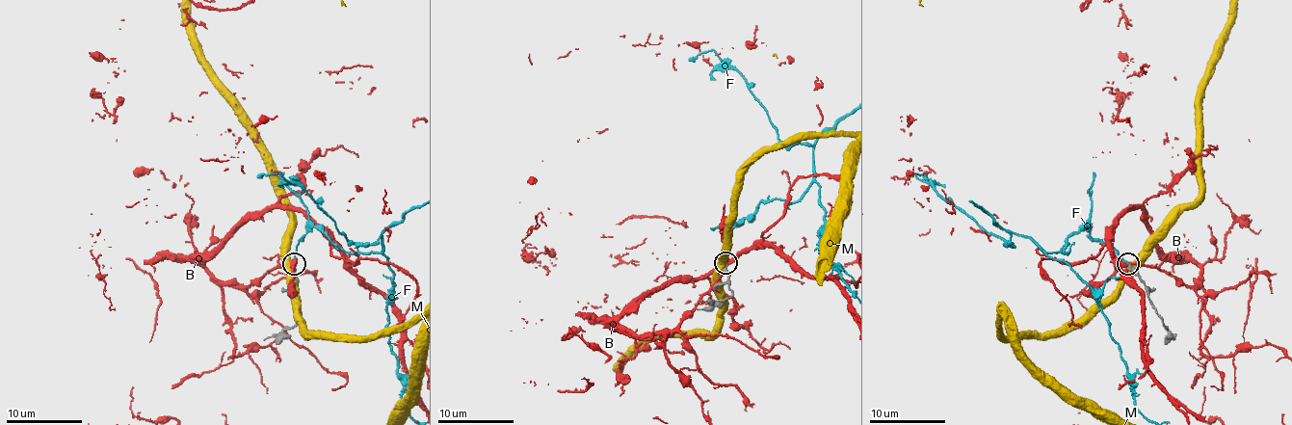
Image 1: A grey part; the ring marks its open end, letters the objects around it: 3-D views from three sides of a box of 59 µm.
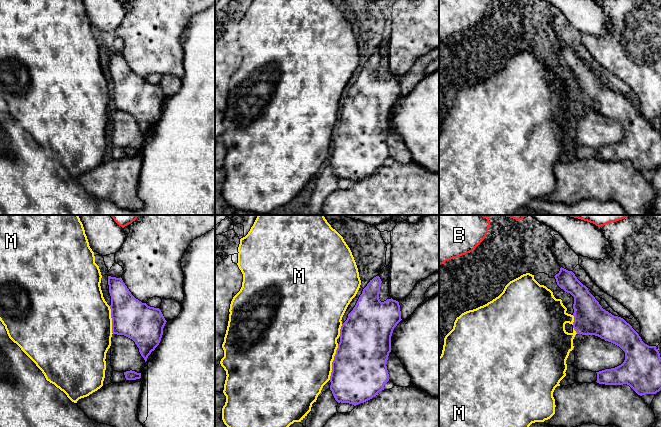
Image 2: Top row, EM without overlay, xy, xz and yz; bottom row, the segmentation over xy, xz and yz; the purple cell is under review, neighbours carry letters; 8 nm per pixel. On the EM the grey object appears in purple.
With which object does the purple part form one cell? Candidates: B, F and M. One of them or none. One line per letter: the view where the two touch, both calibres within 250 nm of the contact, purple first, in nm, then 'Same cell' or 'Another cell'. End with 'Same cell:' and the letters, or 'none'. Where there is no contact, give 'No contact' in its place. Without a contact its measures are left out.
B: No contact. Another cell
F: No contact. Same cell
M: Touches purple in xz. Thickness 440 nm (purple) against 500 nm. Another cell
Same cell: F

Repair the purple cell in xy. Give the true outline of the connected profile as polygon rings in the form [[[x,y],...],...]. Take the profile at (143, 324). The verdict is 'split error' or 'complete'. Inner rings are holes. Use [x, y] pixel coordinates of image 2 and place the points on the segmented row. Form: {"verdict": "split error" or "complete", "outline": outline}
{"verdict": "complete", "outline": [[[108,276],[108,285],[111,296],[112,333],[132,339],[146,362],[151,352],[159,345],[167,321],[159,308],[150,307],[136,299],[121,277]]]}

